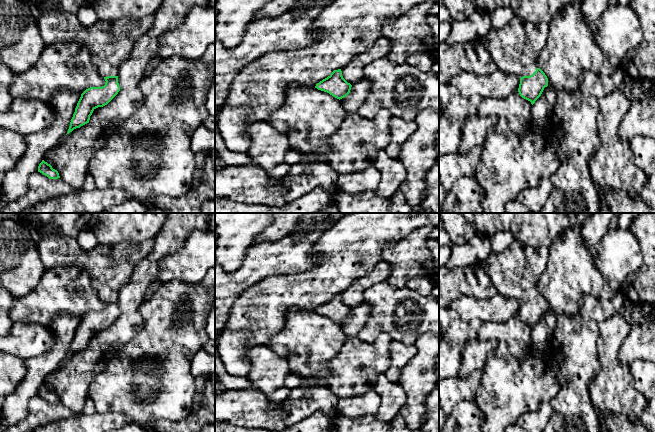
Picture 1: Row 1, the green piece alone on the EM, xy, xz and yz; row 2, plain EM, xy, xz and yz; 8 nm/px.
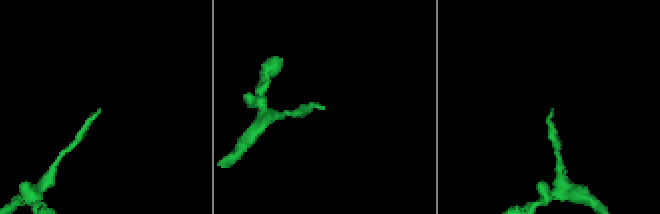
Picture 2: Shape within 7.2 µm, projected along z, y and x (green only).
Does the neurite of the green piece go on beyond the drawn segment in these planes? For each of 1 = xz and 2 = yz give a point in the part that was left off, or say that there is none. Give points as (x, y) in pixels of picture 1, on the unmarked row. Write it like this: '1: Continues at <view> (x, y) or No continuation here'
1: No continuation here
2: Continues at yz (515, 272)

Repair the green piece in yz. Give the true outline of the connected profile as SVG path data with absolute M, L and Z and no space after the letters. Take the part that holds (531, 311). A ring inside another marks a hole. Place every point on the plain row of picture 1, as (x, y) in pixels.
M515 240L502 252L492 252L480 264L498 293L520 302L518 316L531 326L541 320L548 302L537 290L549 256L546 247L534 248Z

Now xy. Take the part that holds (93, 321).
M22 213L18 220L35 235L46 269L61 265L76 265L86 269L92 287L106 305L104 310L90 311L81 318L70 346L69 358L89 347L93 335L107 329L118 318L120 291L129 283L135 266L151 252L154 239L138 244L99 244L91 250L83 250L76 238L59 233L37 232L29 222L29 213Z

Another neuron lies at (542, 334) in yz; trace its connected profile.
M547 310L544 312L541 320L532 329L531 347L540 351L550 348L553 340L556 318L556 315L552 311Z

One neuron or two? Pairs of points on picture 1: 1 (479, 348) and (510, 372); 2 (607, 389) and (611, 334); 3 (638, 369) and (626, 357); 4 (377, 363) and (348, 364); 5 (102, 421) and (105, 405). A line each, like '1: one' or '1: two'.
1: two
2: one
3: two
4: one
5: two

